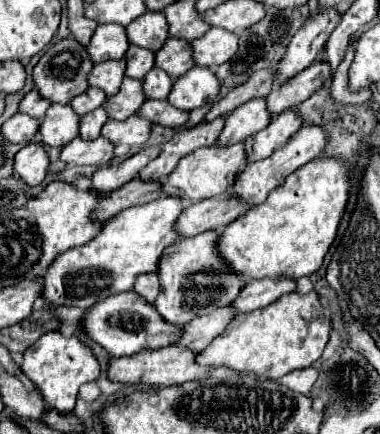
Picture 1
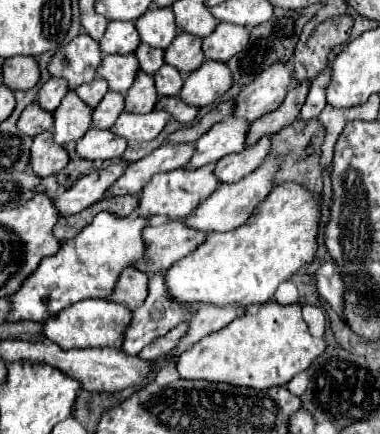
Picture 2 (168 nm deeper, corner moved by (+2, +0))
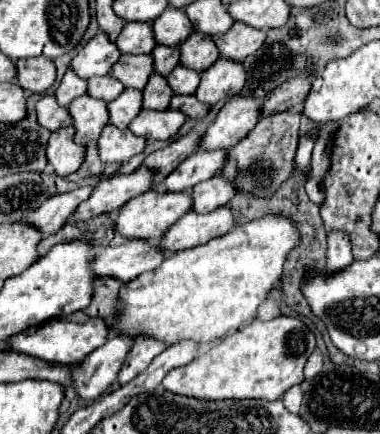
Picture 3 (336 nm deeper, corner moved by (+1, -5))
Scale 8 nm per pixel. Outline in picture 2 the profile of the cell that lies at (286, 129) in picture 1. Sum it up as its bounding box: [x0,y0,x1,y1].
[215,136,273,182]

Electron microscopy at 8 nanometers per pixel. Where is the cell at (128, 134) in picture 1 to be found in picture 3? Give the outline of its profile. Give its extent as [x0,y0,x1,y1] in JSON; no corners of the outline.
[130,109,186,141]

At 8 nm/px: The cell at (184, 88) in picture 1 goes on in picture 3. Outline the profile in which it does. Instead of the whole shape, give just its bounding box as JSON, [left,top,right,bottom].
[196,57,246,105]

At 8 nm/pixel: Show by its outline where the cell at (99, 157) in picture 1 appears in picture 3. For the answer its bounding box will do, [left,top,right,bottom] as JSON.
[98,123,146,161]

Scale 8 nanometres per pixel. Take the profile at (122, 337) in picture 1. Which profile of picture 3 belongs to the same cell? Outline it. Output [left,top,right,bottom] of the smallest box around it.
[8,311,108,365]

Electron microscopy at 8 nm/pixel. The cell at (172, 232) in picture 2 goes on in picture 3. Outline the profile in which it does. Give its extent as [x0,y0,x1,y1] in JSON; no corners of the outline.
[90,239,164,283]

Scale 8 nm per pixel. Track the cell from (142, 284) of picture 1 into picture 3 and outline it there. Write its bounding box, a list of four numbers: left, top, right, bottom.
[84,277,122,319]

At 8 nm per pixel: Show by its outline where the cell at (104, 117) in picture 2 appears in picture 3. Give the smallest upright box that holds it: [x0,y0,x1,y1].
[108,89,142,129]

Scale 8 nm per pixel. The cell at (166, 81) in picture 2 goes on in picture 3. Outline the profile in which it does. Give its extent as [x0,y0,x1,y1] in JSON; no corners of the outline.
[168,65,200,95]

